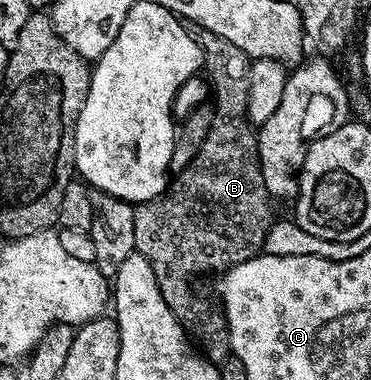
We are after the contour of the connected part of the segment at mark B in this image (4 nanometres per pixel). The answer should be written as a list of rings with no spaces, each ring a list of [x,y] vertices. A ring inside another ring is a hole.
[[[196,28],[193,36],[203,52],[203,69],[211,80],[211,93],[215,96],[213,127],[209,127],[209,135],[205,135],[205,143],[201,143],[201,151],[197,151],[193,163],[189,163],[189,167],[185,167],[180,173],[174,174],[165,192],[159,197],[140,201],[135,205],[133,239],[135,252],[149,259],[149,267],[153,267],[159,290],[169,311],[173,311],[173,315],[199,352],[208,361],[221,363],[226,357],[232,356],[227,316],[222,308],[215,306],[214,309],[205,298],[198,297],[191,286],[191,280],[202,273],[211,273],[214,269],[229,270],[237,263],[245,263],[260,256],[264,252],[263,244],[277,214],[271,206],[273,198],[265,187],[261,171],[259,134],[256,126],[247,118],[252,58],[248,57],[245,51],[241,51],[237,43],[229,43],[229,39],[221,39],[221,35],[213,35],[213,31],[208,29]]]

